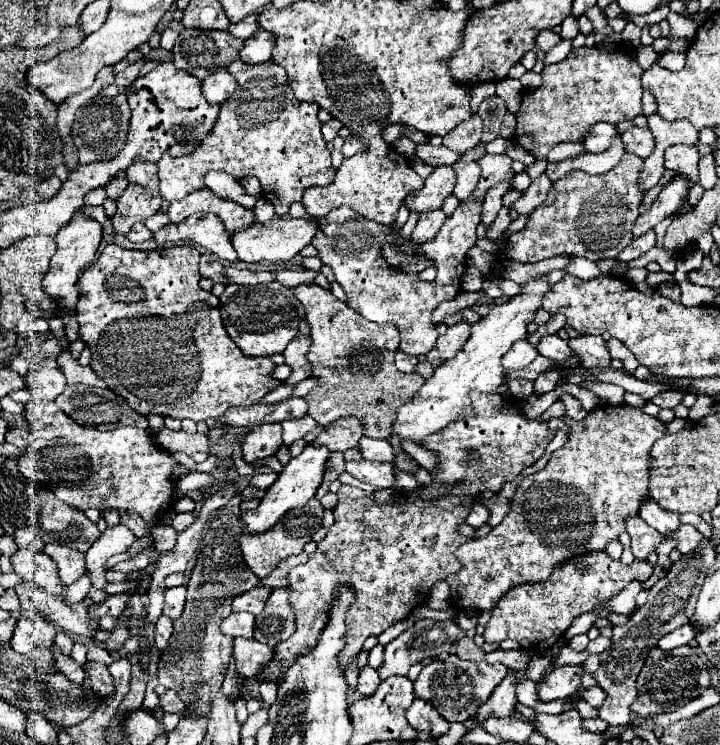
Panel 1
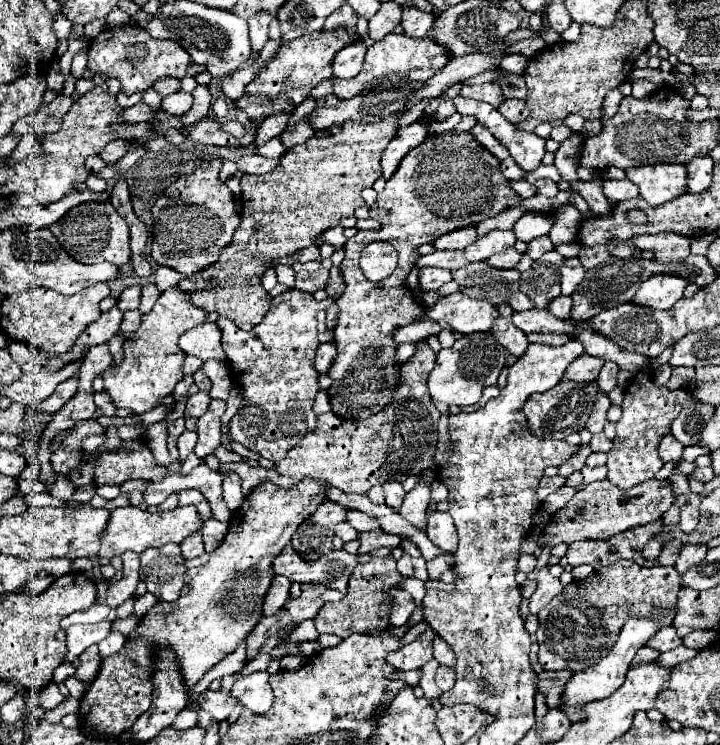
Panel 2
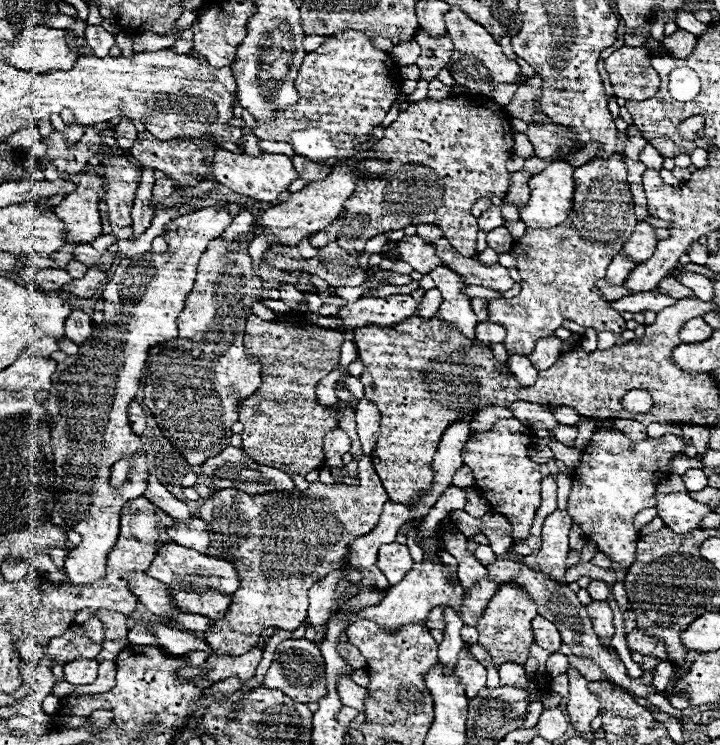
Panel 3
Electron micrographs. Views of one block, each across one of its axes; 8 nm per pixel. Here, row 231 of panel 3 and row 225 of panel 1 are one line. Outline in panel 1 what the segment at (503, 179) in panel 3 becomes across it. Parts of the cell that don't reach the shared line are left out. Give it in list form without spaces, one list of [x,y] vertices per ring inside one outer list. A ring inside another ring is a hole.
[[[486,154],[480,158],[482,176],[472,192],[472,196],[454,210],[452,216],[446,218],[440,232],[422,244],[414,244],[410,238],[402,238],[402,230],[394,228],[392,224],[376,224],[370,220],[364,220],[358,212],[352,212],[352,208],[336,208],[326,218],[320,218],[320,230],[314,236],[312,244],[318,250],[318,256],[322,264],[330,266],[336,274],[336,282],[344,288],[348,296],[348,306],[358,310],[364,318],[372,322],[392,322],[400,330],[400,344],[398,350],[404,354],[426,354],[434,348],[438,340],[436,324],[432,322],[434,308],[444,302],[456,298],[460,292],[460,280],[466,270],[466,254],[476,244],[476,226],[480,224],[480,212],[482,212],[482,200],[486,192],[496,186],[498,182],[512,182],[516,176],[512,170],[512,160],[506,154]],[[394,236],[396,242],[392,244],[400,252],[408,256],[426,256],[432,260],[432,266],[436,268],[438,276],[434,282],[424,282],[418,278],[418,272],[404,272],[402,268],[388,266],[386,258],[382,258],[380,248],[386,244],[386,238]]]

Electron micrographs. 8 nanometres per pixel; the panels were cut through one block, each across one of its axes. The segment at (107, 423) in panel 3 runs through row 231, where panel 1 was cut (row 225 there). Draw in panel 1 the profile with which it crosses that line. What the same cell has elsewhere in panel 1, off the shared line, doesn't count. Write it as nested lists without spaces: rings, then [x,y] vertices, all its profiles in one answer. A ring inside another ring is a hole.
[[[196,212],[182,220],[180,224],[166,224],[158,232],[154,232],[154,238],[162,246],[190,242],[202,246],[206,252],[216,254],[224,262],[238,260],[236,250],[232,248],[232,238],[224,228],[224,222],[208,212]]]

